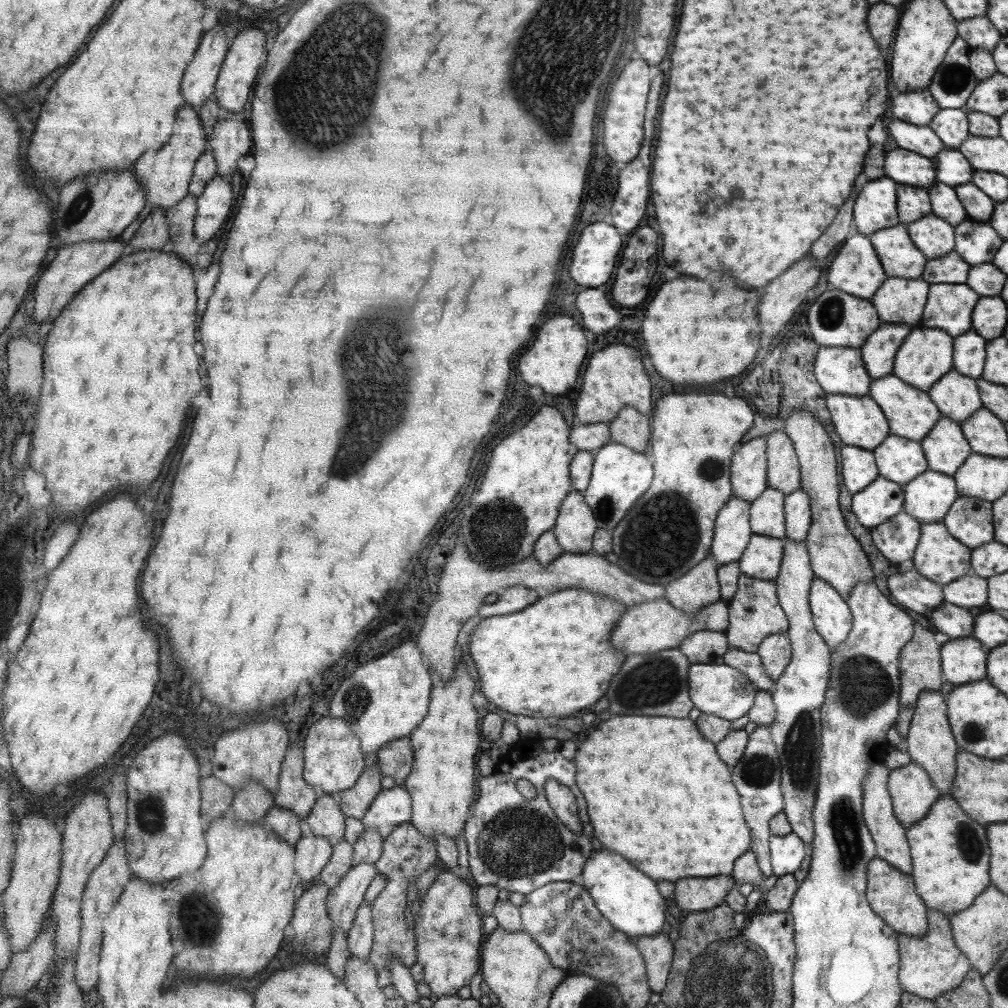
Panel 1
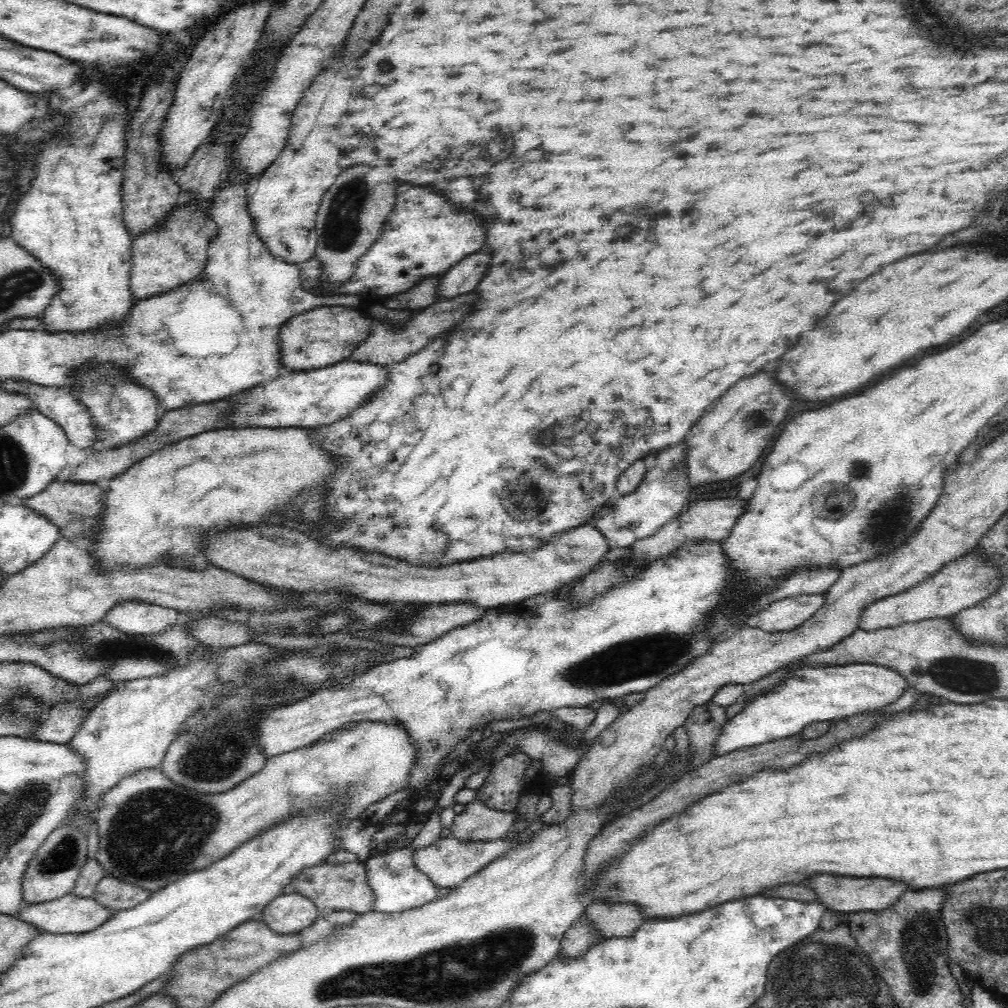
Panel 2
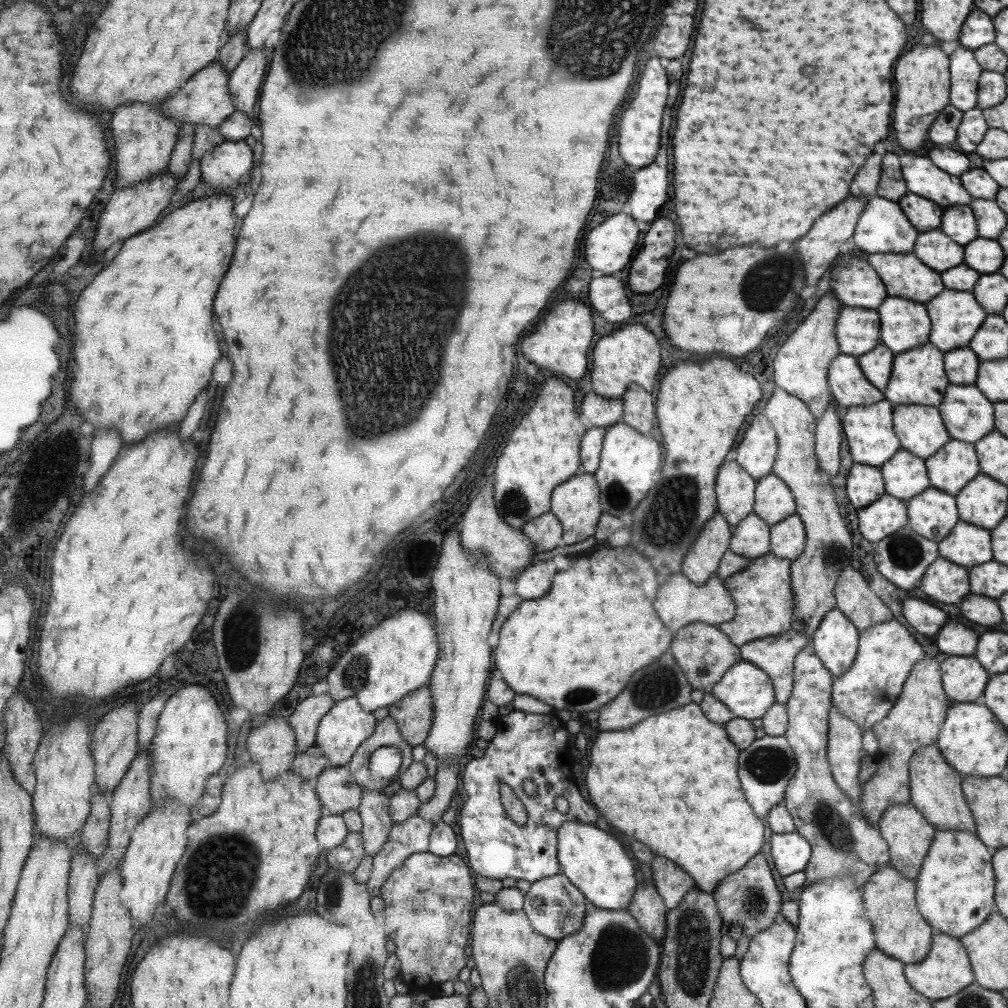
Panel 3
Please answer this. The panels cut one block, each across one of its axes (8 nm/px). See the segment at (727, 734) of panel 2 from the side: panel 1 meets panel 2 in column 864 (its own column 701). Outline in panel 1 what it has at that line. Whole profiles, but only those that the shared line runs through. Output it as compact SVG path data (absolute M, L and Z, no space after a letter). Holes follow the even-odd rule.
M726 663L689 665L689 695L702 713L713 714L727 721L738 720L750 712L759 691L744 673Z

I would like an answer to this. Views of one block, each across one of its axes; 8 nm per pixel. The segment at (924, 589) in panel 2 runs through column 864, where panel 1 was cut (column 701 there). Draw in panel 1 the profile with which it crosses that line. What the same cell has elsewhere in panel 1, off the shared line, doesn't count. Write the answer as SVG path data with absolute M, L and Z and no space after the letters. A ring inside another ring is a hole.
M666 598L632 605L619 620L616 634L612 636L612 644L618 650L630 654L650 654L662 650L678 649L692 634L704 630L716 630L725 633L730 625L730 605L724 600L704 606L695 615L686 614L683 610L672 606Z

